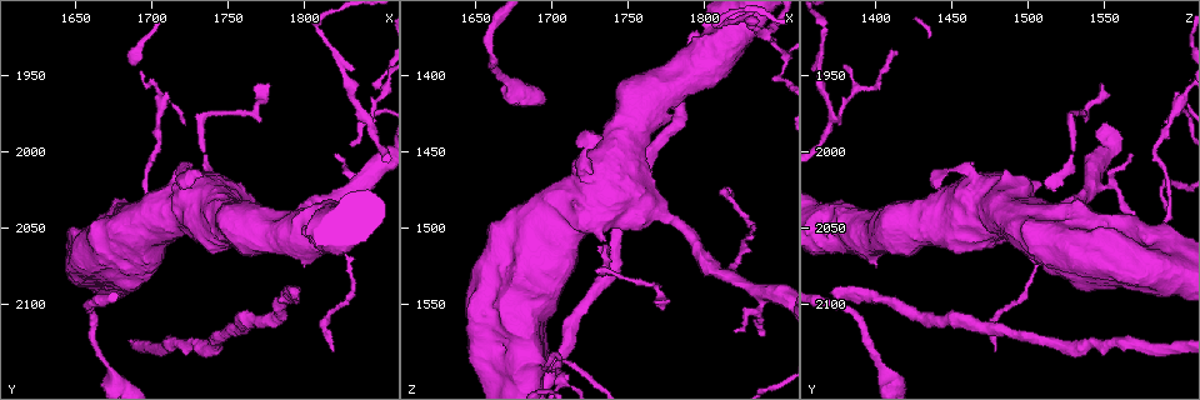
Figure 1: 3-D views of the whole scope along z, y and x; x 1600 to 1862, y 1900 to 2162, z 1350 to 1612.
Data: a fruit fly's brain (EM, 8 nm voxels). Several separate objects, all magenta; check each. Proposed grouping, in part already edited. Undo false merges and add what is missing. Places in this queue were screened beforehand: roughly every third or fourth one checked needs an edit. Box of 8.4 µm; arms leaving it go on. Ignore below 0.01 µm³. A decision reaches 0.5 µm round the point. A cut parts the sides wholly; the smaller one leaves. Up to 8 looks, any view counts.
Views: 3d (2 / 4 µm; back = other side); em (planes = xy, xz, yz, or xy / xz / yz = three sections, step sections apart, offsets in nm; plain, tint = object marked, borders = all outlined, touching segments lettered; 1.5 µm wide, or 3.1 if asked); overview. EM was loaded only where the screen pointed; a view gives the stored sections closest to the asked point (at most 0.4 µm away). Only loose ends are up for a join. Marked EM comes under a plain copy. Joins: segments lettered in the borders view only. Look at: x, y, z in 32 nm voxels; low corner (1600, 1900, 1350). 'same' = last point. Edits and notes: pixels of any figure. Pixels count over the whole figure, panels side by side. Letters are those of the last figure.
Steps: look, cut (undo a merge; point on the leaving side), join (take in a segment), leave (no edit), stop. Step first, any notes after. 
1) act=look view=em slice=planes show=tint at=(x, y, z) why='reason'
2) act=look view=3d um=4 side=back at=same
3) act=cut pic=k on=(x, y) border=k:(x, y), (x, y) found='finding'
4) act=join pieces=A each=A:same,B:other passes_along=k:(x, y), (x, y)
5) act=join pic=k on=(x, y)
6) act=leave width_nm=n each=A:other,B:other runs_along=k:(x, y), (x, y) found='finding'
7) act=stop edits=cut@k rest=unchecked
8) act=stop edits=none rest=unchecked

act=look view=em slice=planes show=borders at=(1774, 1956, 1548) why='thin end'

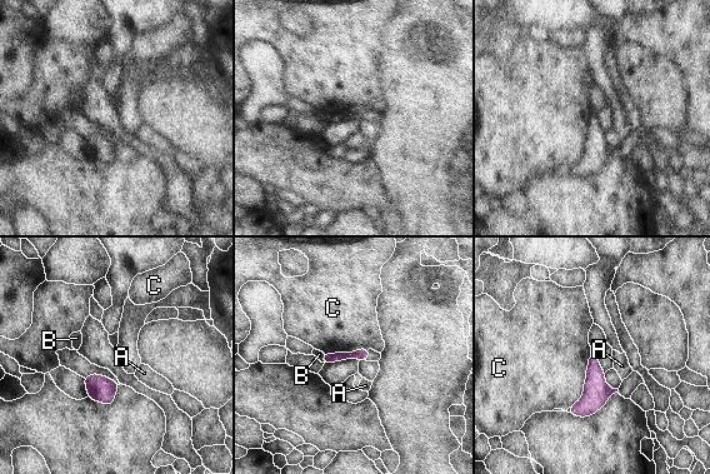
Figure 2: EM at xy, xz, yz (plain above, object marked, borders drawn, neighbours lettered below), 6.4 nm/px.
act=leave each=A:other,B:other,C:other runs_along=2:(366, 354), (333, 357), (325, 360) found='none of them fits'

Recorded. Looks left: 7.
act=look view=em slice=xz step=8 show=tint at=(1840, 1978, 1370)

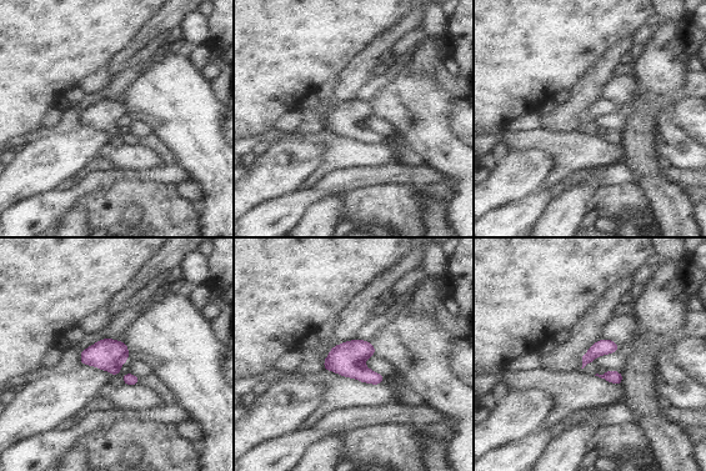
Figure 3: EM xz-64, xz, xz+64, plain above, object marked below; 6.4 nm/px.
act=look view=em slice=planes show=borders at=same why='cut it another way'

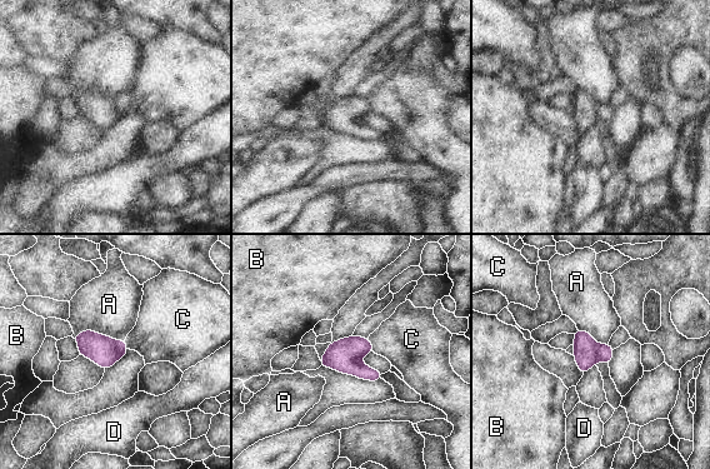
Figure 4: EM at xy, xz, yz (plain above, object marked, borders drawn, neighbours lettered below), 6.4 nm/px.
act=leave each=A:other,B:other,C:other,D:other border=4:(368, 339), (373, 350) found='one cell here'

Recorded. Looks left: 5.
act=look view=3d um=2 side=back at=(1836, 2022, 1544) why='thick turns thin'

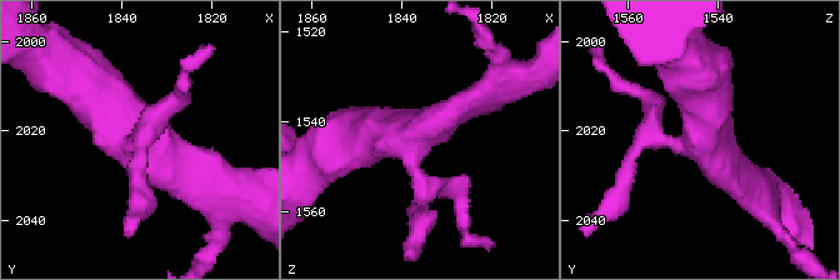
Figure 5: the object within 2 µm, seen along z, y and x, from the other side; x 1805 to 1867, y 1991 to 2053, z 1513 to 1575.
act=look view=em slice=planes show=tint at=(1836, 2022, 1543) why='need the tissue'

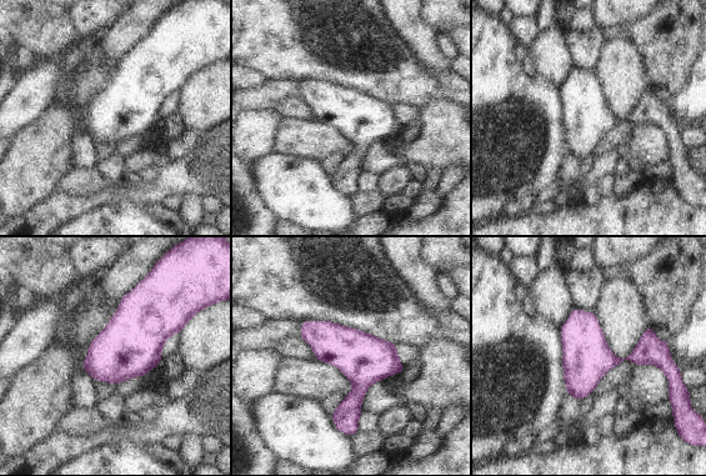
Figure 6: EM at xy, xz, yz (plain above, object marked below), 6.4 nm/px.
act=look view=em slice=planes show=borders at=same why='see the neighbours'

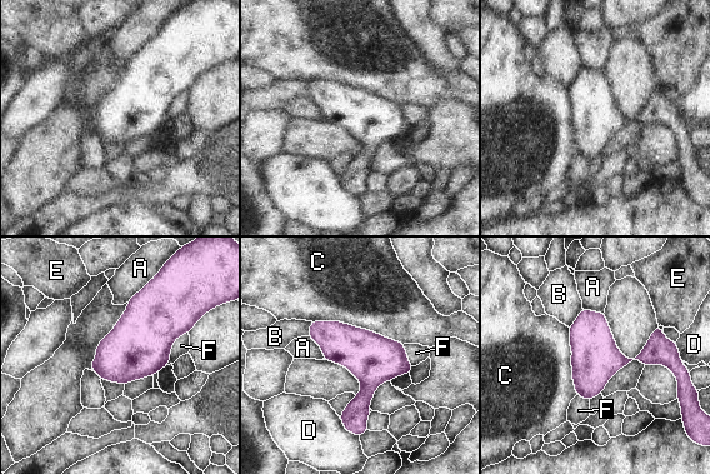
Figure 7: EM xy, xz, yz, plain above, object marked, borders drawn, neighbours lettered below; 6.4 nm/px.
act=leave each=A:other,B:other,C:other,D:other,E:other,F:other found='one cell here'

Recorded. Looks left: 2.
act=stop edits=none rest=unchecked

